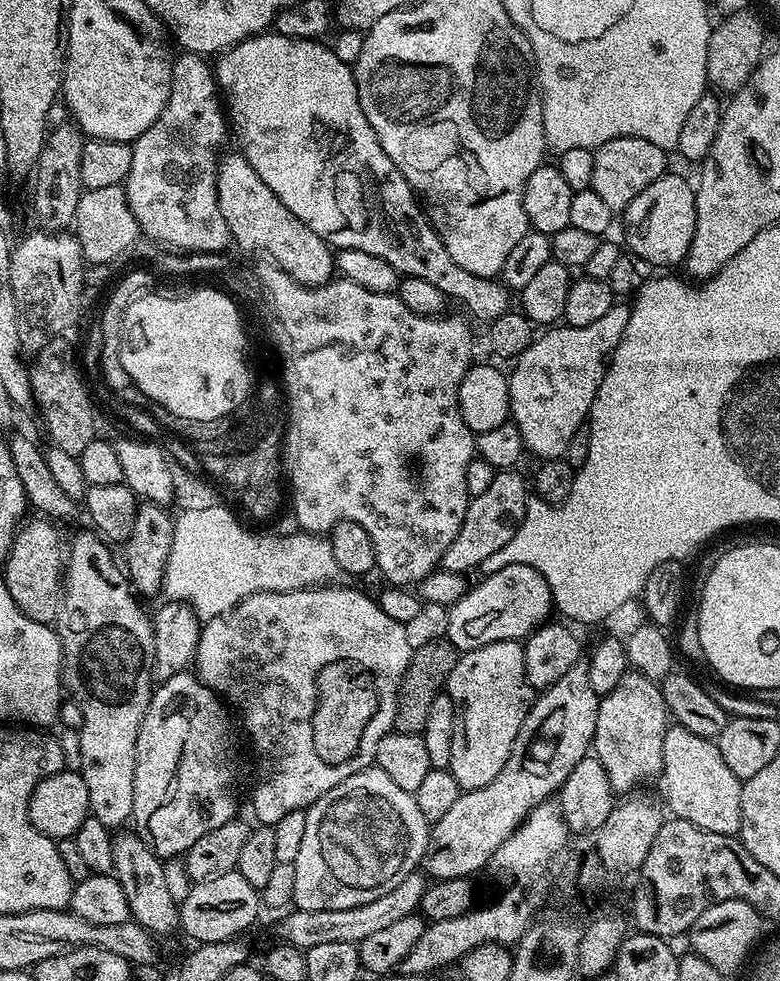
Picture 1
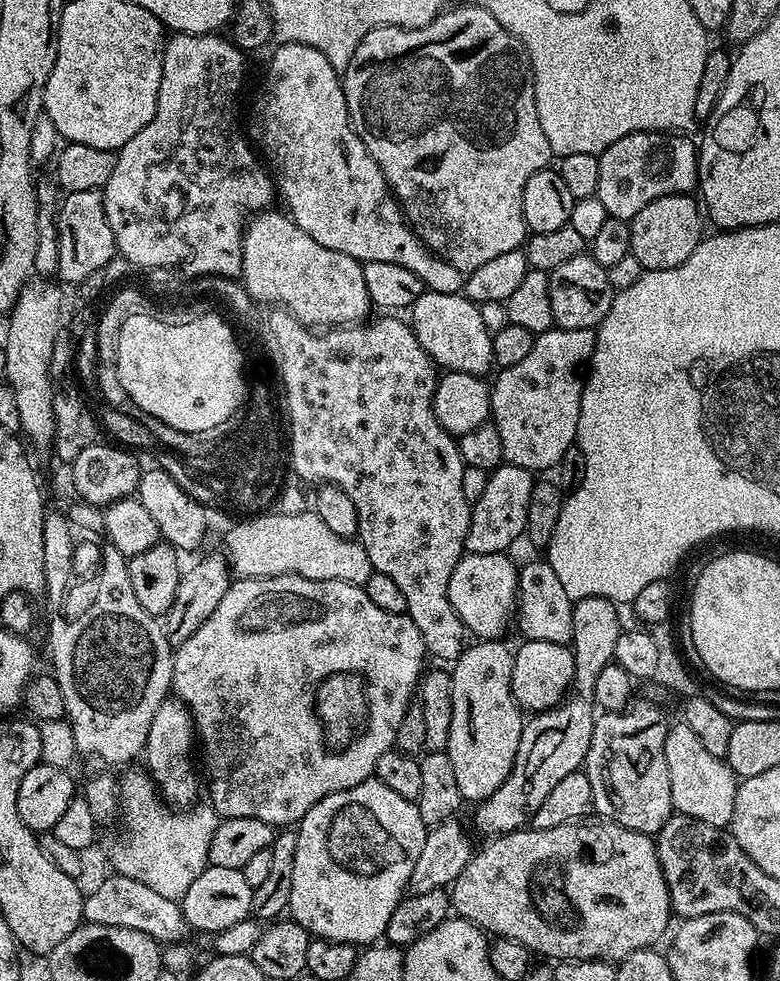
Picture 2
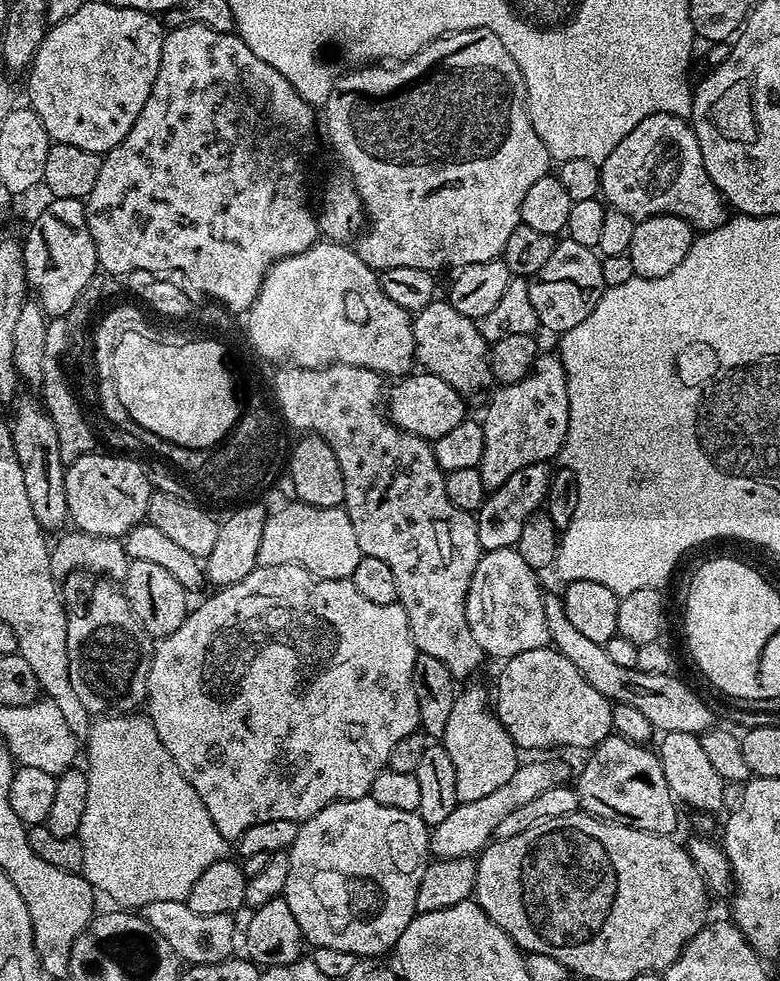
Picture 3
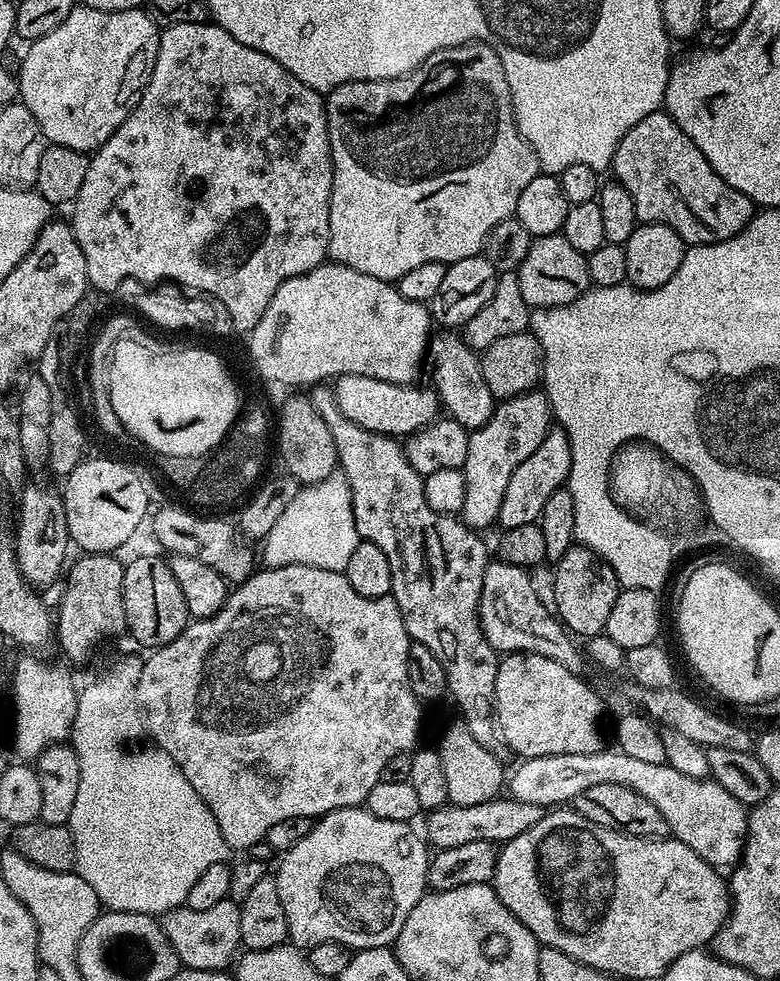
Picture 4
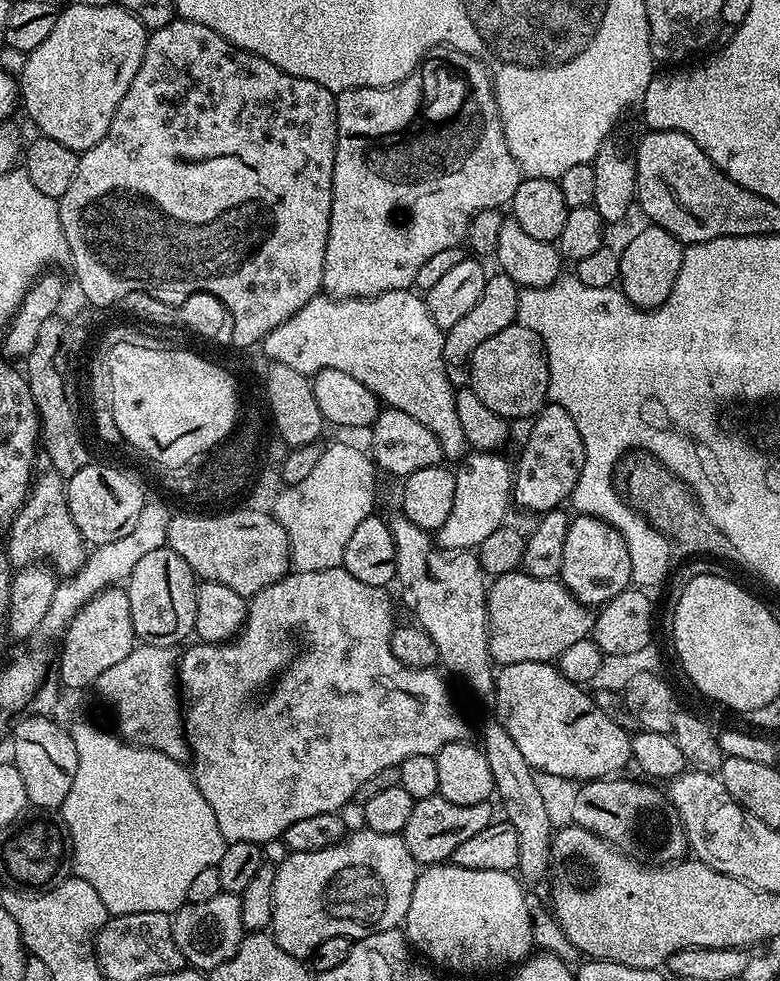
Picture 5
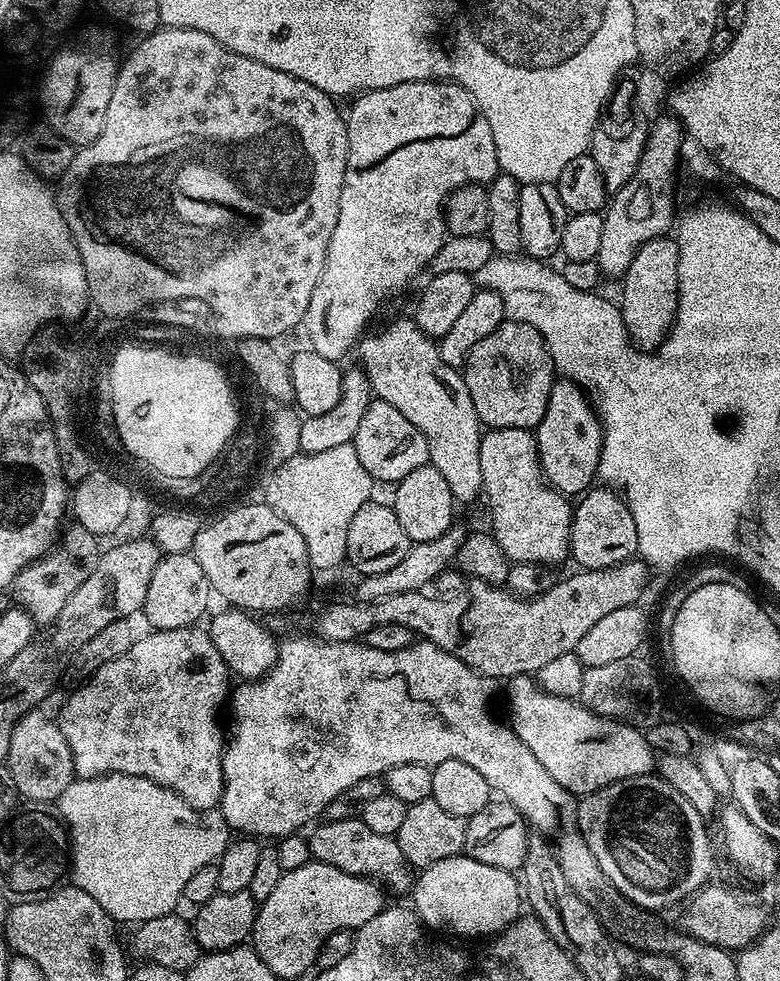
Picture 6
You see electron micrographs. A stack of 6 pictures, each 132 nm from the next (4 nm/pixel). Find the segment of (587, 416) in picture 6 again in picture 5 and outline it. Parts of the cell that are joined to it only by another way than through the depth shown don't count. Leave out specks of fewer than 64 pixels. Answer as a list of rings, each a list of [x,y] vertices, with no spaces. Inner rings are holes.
[[[545,403],[531,424],[532,429],[524,440],[524,449],[520,457],[514,460],[512,499],[517,505],[520,503],[535,514],[543,514],[559,509],[571,497],[582,474],[584,447],[582,434],[578,434],[578,426],[574,426],[574,418],[570,418],[562,406]]]

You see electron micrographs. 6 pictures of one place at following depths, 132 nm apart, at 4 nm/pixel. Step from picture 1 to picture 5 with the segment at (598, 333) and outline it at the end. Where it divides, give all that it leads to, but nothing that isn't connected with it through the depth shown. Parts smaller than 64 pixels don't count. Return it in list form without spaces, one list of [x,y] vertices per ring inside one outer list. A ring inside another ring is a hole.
[[[472,450],[455,465],[454,503],[452,503],[446,522],[442,522],[442,526],[437,528],[434,533],[437,548],[445,548],[451,552],[476,550],[479,549],[482,542],[486,542],[486,538],[490,538],[490,534],[494,534],[494,530],[505,527],[507,520],[504,519],[508,516],[508,504],[513,503],[512,477],[514,468],[510,460],[500,455],[504,454]]]

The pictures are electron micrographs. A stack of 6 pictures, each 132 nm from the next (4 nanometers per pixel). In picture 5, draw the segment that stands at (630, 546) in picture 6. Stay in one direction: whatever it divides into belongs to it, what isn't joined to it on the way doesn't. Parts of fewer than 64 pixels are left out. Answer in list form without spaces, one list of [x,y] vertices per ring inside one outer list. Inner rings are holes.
[[[573,515],[566,530],[558,579],[577,600],[589,606],[603,606],[622,594],[632,584],[630,550],[622,534],[596,516]]]

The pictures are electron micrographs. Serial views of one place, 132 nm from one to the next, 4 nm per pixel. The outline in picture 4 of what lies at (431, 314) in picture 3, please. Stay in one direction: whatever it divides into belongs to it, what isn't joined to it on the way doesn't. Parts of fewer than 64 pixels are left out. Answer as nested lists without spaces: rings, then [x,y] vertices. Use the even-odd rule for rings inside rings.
[[[459,331],[438,332],[428,341],[427,355],[430,360],[432,356],[431,387],[451,420],[469,430],[480,428],[492,417],[498,403],[496,397],[490,394],[490,386],[486,386],[486,378],[482,378],[480,356],[466,343]]]

